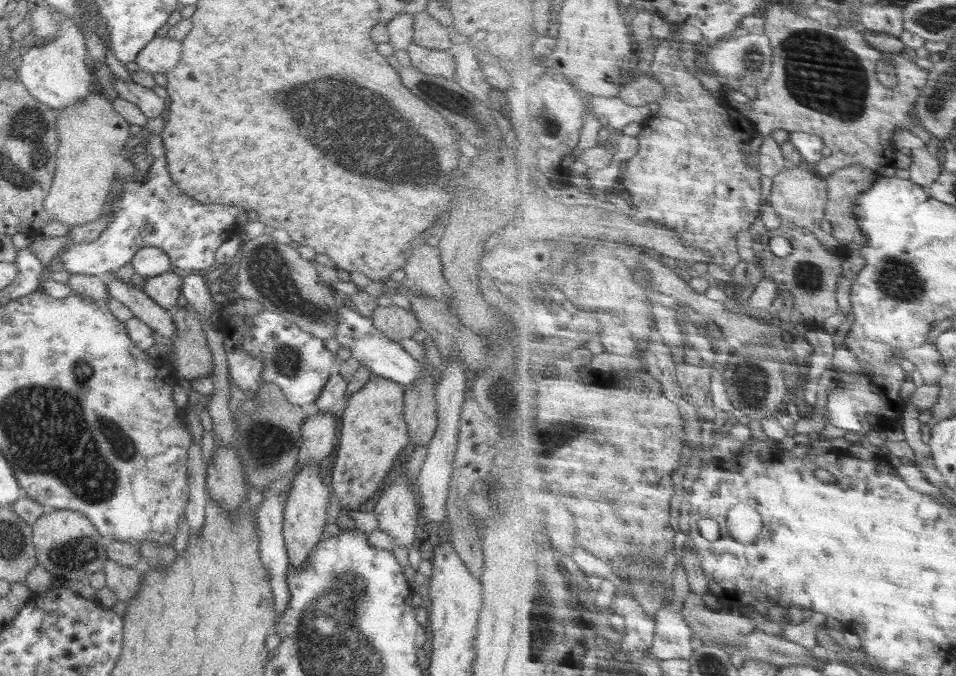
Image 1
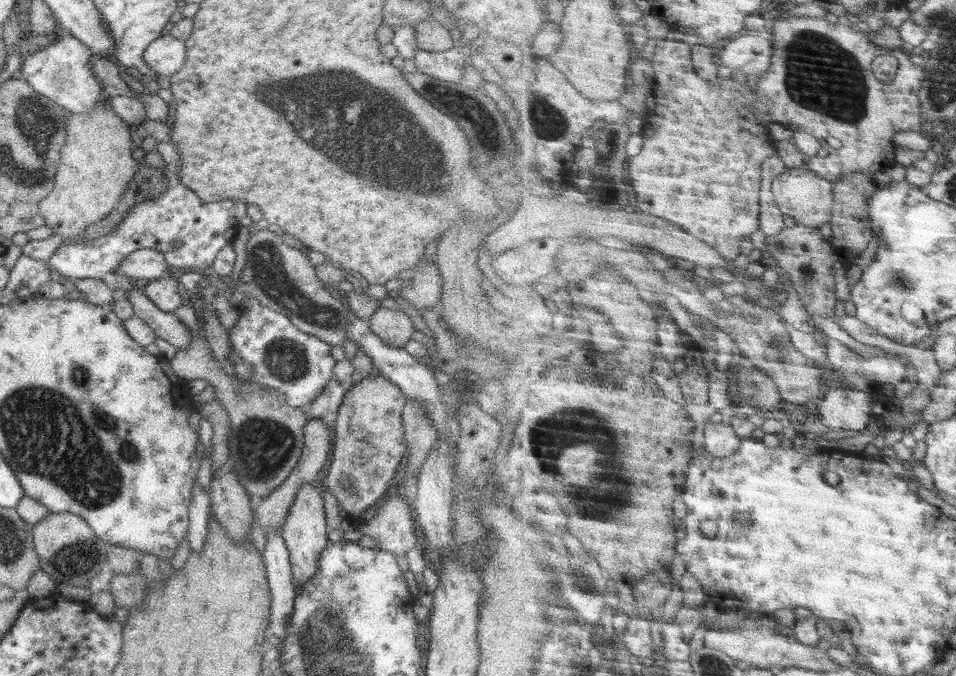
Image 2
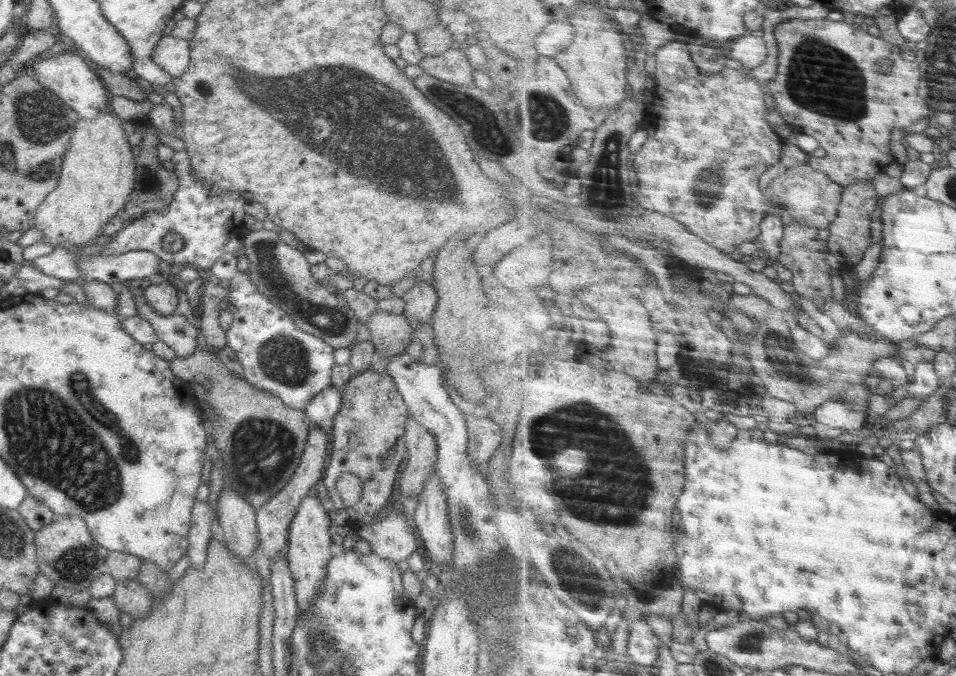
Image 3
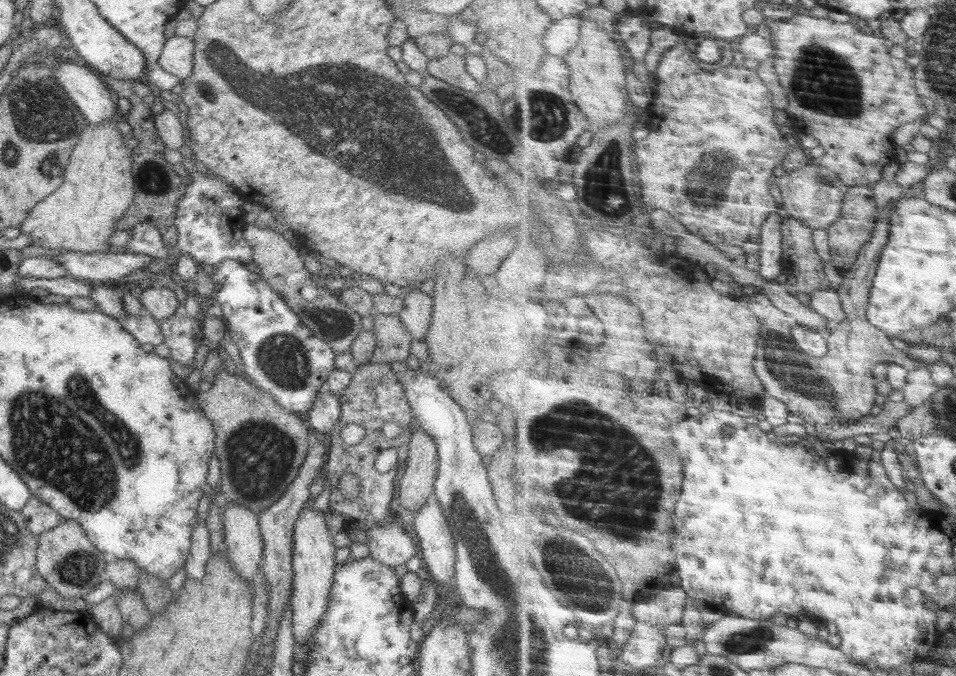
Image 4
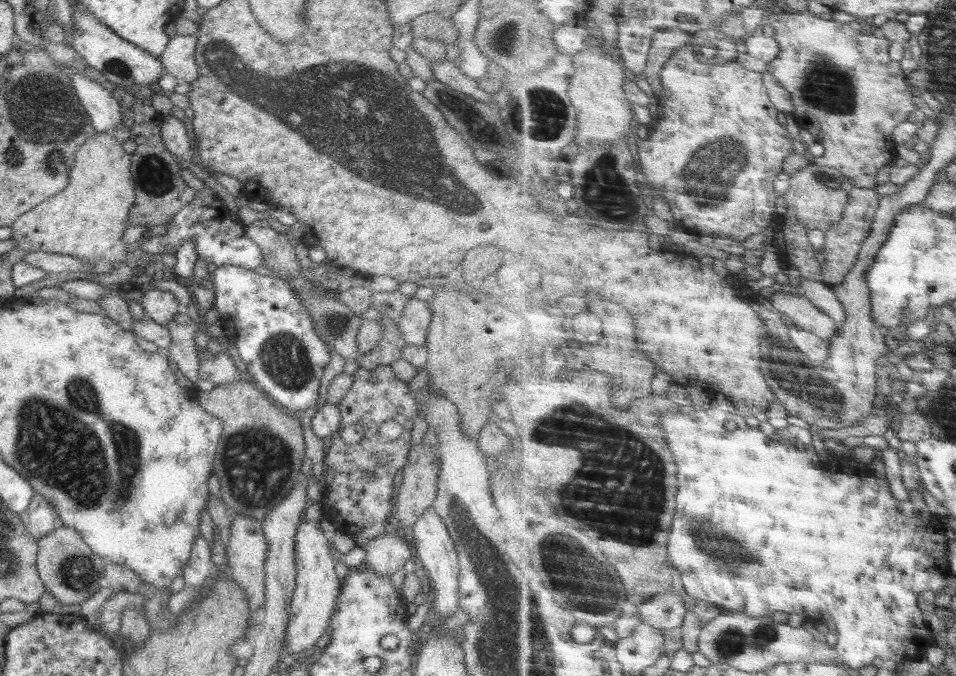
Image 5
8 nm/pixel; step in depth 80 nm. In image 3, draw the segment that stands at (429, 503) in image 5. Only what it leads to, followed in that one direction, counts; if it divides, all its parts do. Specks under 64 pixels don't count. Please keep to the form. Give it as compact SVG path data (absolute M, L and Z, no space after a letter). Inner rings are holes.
M412 415L407 416L405 424L405 449L408 464L400 478L401 494L418 496L424 481L434 472L437 462L437 442L435 436L418 424Z

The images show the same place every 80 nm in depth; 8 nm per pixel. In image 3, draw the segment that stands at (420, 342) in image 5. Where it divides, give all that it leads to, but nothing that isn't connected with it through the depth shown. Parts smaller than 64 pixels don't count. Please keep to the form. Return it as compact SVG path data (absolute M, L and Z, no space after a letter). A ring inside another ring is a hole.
M417 279L413 290L406 291L401 298L405 302L405 310L402 312L408 322L415 327L420 324L432 324L434 311L438 302L438 295L433 287L433 283Z

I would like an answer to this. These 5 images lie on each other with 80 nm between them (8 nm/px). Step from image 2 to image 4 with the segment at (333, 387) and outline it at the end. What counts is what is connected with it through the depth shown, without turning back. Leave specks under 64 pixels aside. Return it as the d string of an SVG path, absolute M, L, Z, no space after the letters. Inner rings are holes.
M319 393L314 403L311 404L305 420L311 431L327 439L331 435L333 426L338 422L340 415L341 408L338 397L330 393Z

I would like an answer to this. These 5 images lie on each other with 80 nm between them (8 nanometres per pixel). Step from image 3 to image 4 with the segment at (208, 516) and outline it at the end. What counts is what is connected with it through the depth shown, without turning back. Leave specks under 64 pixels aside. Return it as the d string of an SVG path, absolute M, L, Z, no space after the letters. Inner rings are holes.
M198 516L197 519L192 531L190 552L185 562L187 578L194 580L201 579L206 574L206 565L212 556L208 527Z

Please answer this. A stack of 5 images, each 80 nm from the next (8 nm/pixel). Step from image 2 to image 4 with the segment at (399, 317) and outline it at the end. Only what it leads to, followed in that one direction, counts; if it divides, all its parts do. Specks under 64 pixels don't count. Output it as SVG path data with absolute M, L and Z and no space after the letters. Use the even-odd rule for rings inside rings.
M373 313L376 346L370 363L403 362L409 357L411 336L397 314Z

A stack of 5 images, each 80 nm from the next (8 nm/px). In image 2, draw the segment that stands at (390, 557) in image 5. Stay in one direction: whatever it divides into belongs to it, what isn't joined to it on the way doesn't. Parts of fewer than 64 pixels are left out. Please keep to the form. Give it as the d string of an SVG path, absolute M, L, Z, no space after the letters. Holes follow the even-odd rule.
M402 491L390 495L385 503L377 505L376 513L368 521L368 525L361 527L363 536L368 535L376 539L378 549L391 552L396 557L404 557L408 550L419 547L418 538L414 535L414 512L411 506Z

